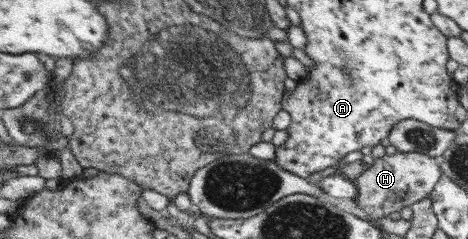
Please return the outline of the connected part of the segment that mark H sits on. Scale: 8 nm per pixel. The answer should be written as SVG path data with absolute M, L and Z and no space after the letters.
M398 151L392 155L384 154L382 158L369 160L365 163L364 171L353 180L357 196L352 201L371 219L384 217L402 207L408 207L414 202L429 197L442 174L437 162L437 159L423 153Z

